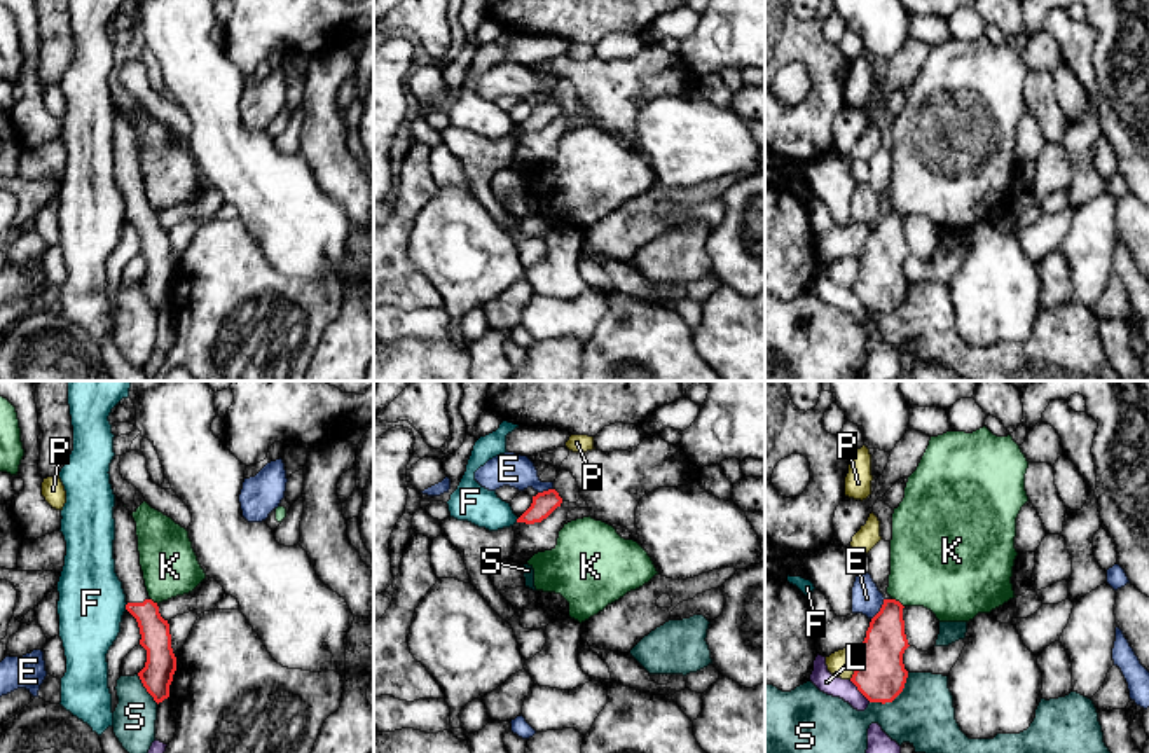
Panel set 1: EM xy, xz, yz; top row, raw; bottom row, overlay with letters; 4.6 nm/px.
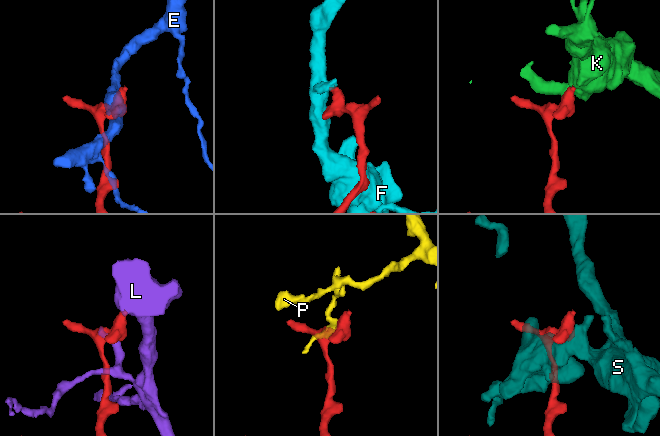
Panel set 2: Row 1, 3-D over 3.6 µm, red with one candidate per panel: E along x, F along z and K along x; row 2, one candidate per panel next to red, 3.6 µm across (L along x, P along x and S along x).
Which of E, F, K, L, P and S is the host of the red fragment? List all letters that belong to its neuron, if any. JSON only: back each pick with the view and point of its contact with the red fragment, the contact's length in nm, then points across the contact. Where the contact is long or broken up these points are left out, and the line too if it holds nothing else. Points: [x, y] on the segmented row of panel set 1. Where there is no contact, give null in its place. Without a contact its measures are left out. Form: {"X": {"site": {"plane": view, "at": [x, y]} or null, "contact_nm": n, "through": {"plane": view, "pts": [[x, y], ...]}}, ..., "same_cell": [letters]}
{"same_cell": []}

